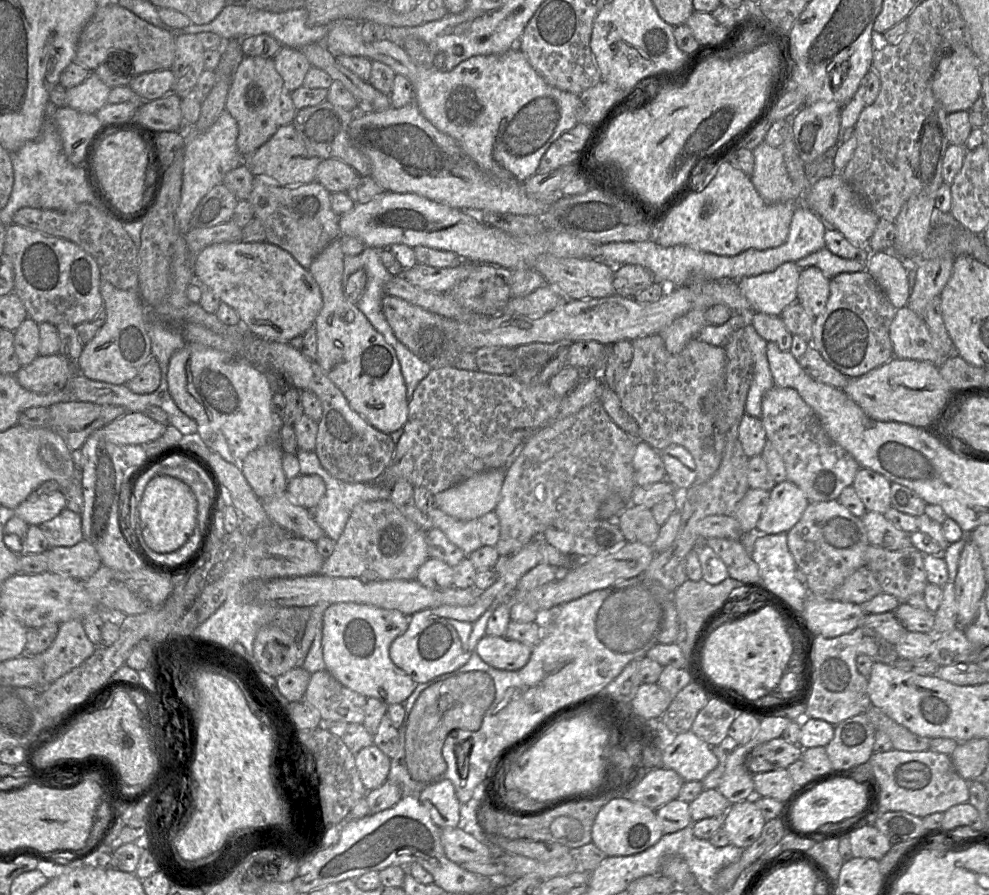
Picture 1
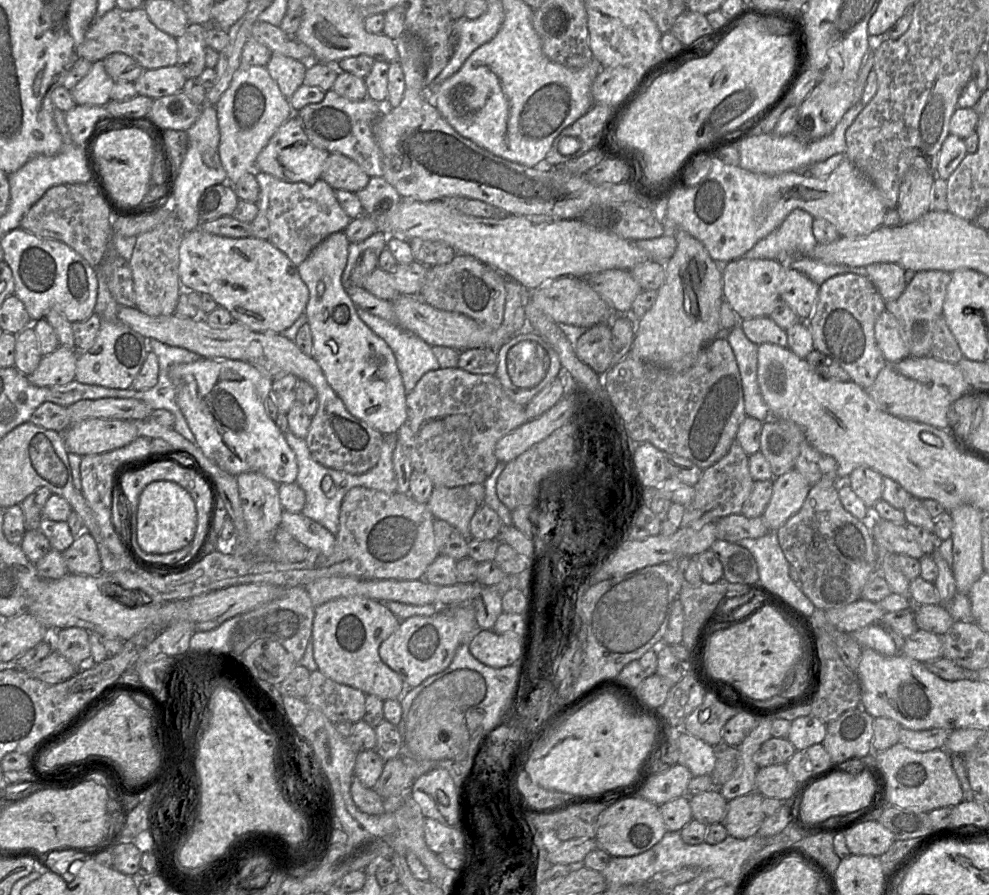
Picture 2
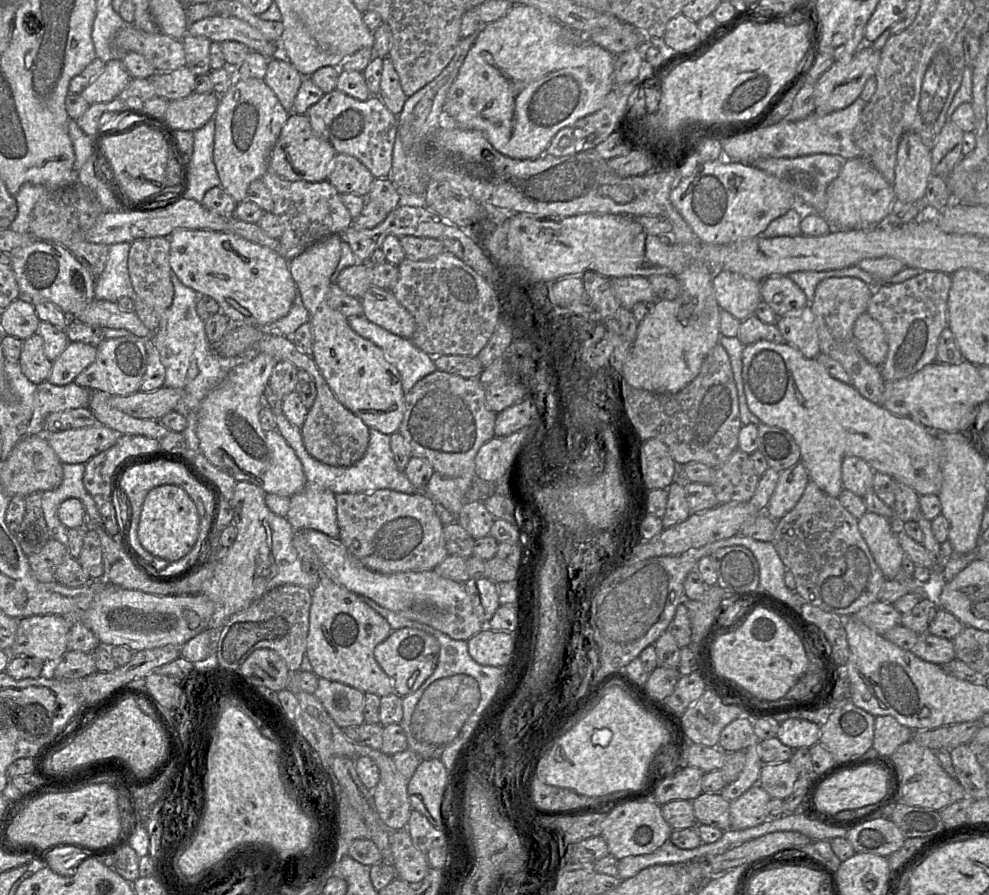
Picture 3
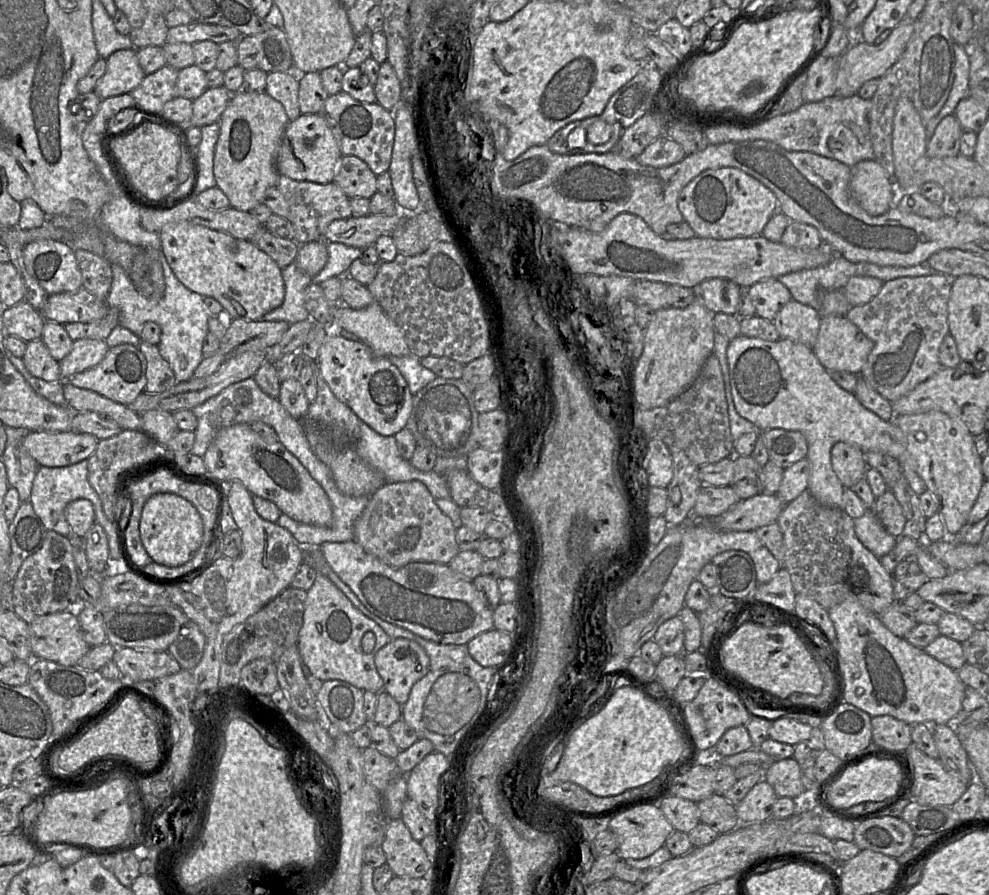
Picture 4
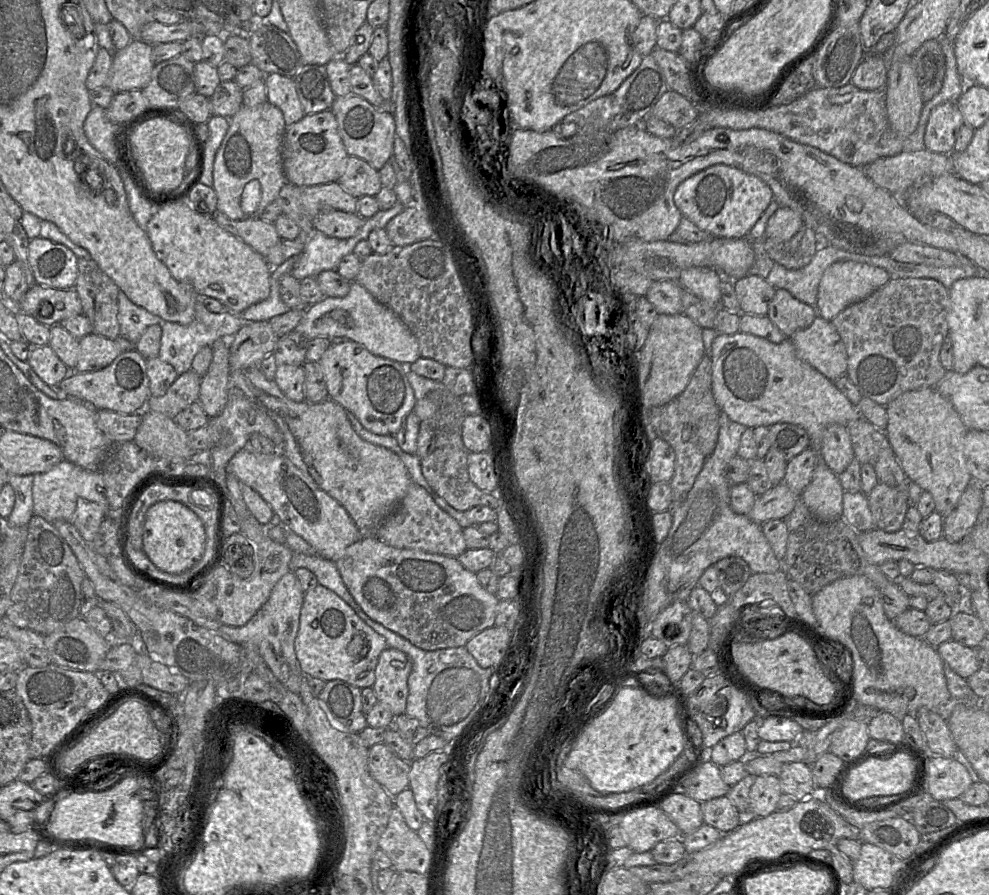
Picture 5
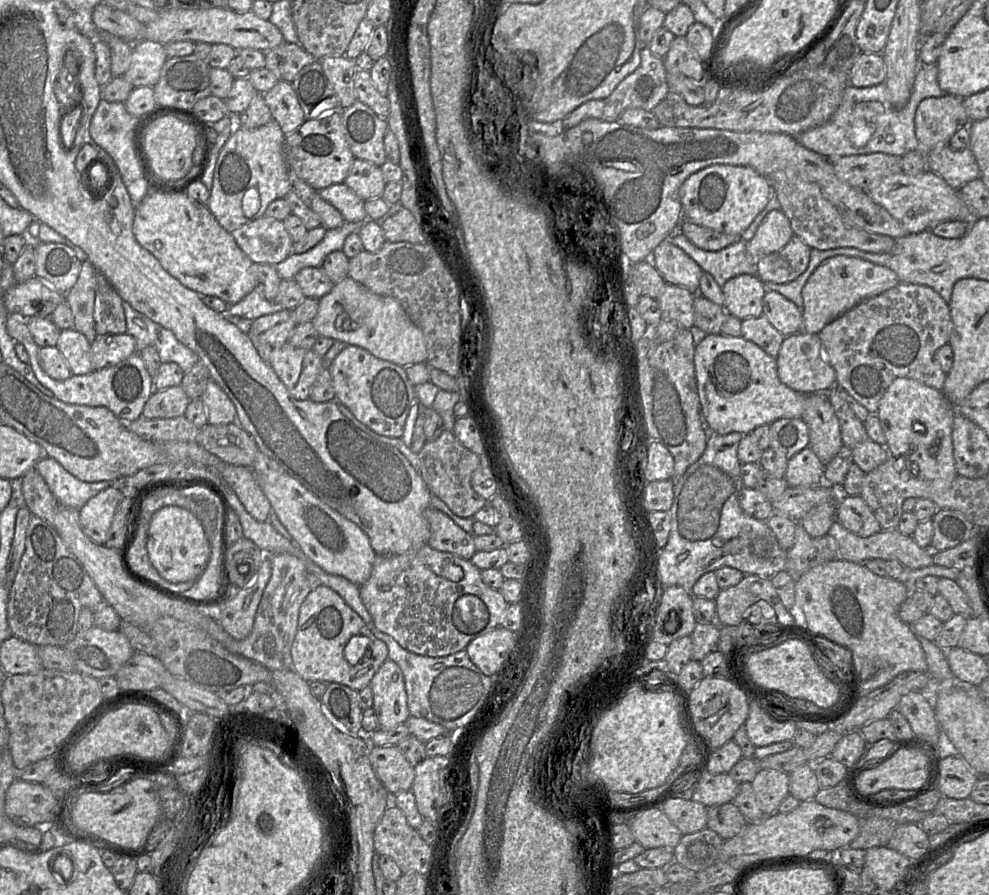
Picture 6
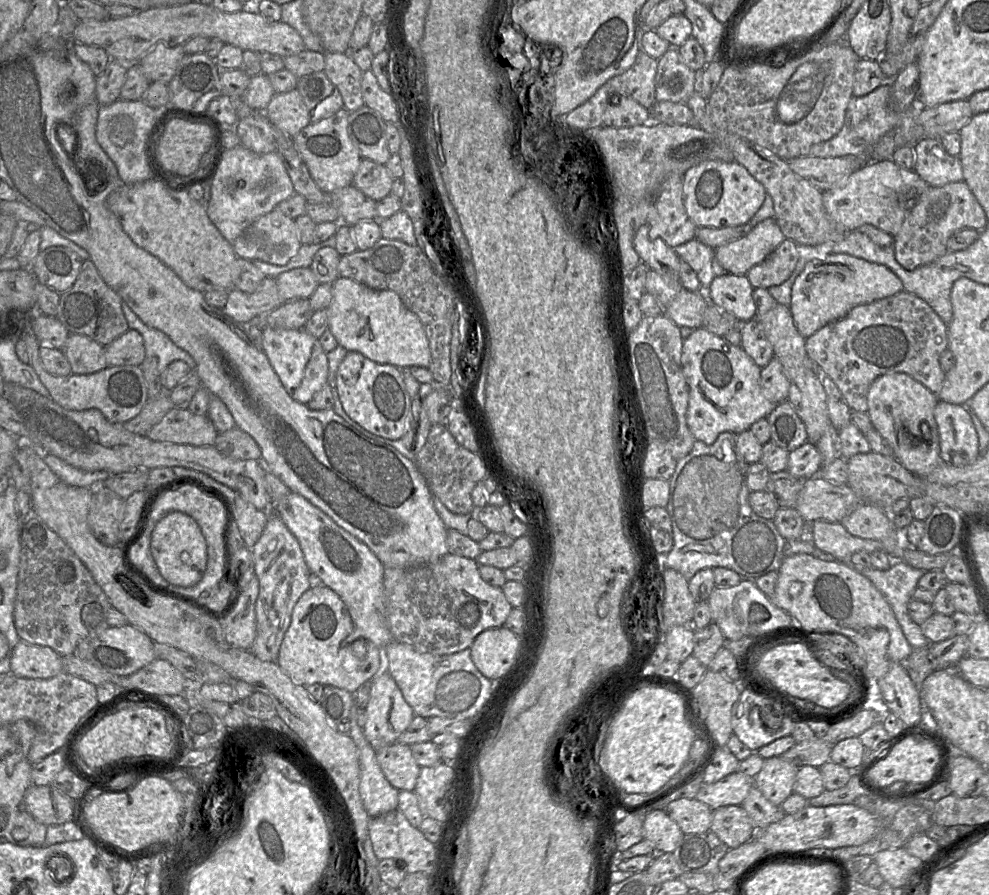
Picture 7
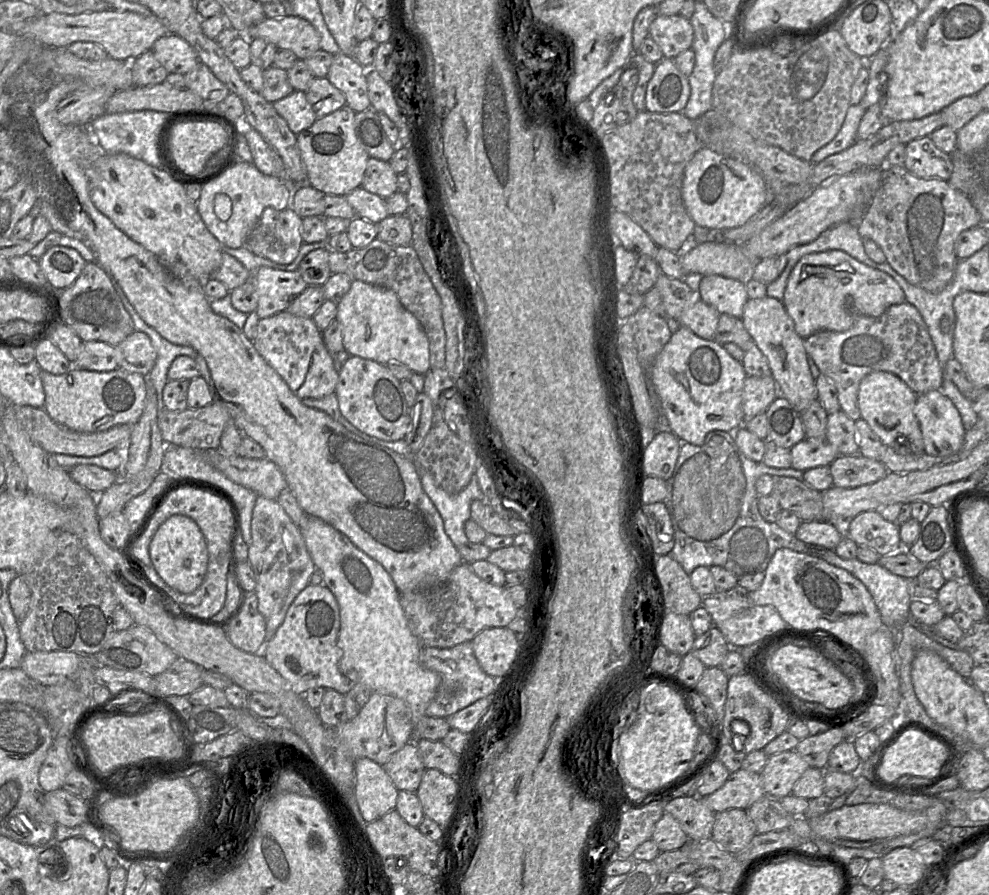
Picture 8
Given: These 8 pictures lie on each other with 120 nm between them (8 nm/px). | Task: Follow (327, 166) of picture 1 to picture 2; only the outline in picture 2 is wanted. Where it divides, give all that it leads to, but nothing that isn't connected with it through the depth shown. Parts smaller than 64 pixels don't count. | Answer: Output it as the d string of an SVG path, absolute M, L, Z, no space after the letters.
M340 153L329 155L321 179L334 190L356 193L370 181L370 176L354 160Z

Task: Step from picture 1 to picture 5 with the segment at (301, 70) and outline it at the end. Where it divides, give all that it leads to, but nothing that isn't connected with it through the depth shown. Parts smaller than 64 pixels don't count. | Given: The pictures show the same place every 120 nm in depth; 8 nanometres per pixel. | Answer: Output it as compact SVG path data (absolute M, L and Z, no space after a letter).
M272 73L266 76L265 84L268 102L282 111L286 127L300 121L306 115L293 78Z

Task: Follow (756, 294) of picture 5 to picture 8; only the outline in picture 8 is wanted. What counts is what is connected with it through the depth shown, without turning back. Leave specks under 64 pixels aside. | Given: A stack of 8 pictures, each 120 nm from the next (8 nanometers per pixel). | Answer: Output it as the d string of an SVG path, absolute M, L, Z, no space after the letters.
M720 275L703 276L697 297L719 314L736 318L742 317L744 306L749 299L745 281Z

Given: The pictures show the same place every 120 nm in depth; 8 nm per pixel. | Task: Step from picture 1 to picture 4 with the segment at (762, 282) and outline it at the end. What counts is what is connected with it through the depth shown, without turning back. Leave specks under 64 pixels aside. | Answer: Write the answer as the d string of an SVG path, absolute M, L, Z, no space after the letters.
M711 278L701 282L695 290L696 297L714 314L737 315L743 289L733 281Z

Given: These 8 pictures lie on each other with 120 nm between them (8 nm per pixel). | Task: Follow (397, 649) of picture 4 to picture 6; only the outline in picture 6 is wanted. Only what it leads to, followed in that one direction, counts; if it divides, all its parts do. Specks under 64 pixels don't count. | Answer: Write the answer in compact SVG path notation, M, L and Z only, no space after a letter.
M386 659L372 678L373 706L378 729L391 730L410 717L403 673L400 667Z

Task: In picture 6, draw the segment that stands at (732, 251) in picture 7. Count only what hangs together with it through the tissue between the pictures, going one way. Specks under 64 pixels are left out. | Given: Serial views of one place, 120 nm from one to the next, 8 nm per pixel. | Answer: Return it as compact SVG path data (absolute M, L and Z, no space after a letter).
M772 210L764 217L754 237L747 242L747 249L755 258L761 258L784 248L793 235L790 220L783 211Z

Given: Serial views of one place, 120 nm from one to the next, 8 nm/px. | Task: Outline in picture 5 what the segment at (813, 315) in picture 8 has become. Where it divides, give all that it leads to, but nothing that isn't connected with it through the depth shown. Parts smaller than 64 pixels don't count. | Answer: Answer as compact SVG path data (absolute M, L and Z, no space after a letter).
M838 261L831 264L821 278L816 309L818 316L831 321L846 307L855 304L883 287L891 276L882 268L854 261Z

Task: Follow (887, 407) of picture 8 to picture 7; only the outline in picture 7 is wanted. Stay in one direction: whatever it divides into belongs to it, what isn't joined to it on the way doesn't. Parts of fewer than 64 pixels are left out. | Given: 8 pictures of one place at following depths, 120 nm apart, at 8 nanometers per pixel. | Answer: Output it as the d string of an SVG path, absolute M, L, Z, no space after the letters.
M888 373L878 377L868 392L867 414L873 428L889 443L894 457L903 467L919 477L926 477L942 463L934 419L938 401L936 394L904 373Z

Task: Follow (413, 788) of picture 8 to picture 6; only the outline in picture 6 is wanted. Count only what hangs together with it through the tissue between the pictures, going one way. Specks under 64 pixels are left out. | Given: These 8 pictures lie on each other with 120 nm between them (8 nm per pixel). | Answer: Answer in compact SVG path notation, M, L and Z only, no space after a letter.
M371 746L370 762L375 775L391 795L411 790L415 770L397 746Z

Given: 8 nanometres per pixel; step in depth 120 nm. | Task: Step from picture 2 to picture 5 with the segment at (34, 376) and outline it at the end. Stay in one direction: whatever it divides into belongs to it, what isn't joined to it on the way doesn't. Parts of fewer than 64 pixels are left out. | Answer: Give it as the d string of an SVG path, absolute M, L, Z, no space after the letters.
M88 334L79 340L79 356L73 372L85 373L101 370L111 364L122 352L116 341Z

